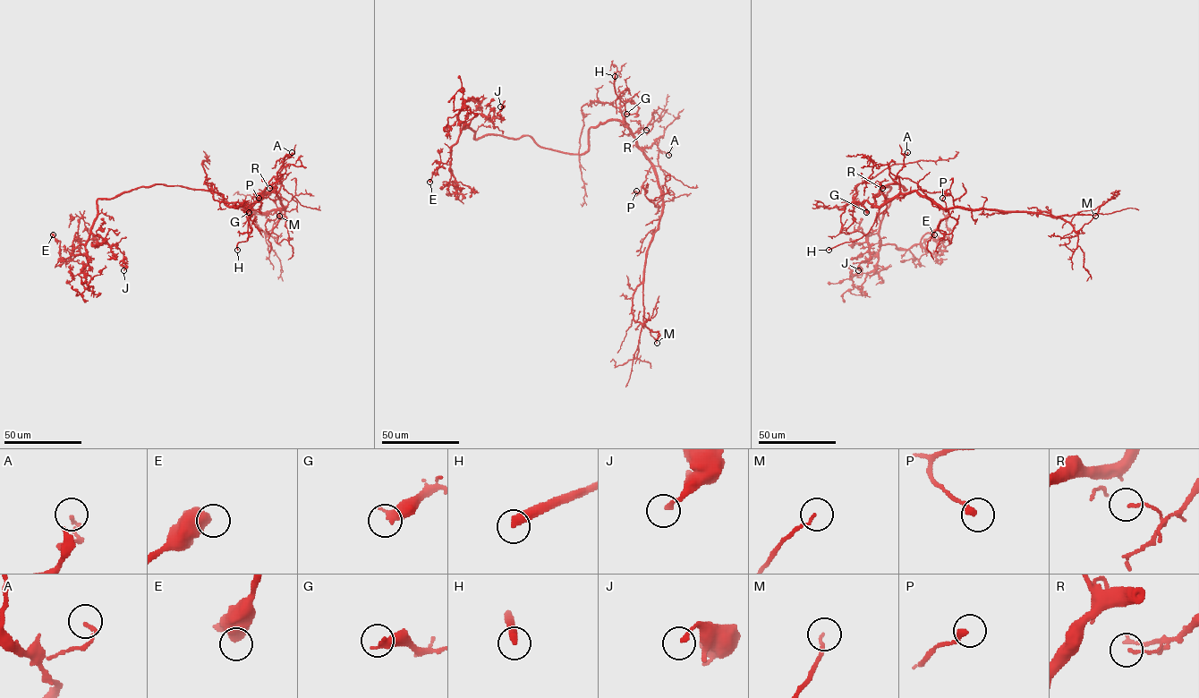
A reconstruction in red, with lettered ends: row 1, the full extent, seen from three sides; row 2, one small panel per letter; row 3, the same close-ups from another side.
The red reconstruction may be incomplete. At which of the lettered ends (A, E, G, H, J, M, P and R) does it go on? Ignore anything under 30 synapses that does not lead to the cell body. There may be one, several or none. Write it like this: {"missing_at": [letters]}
{"missing_at": ["H"]}

